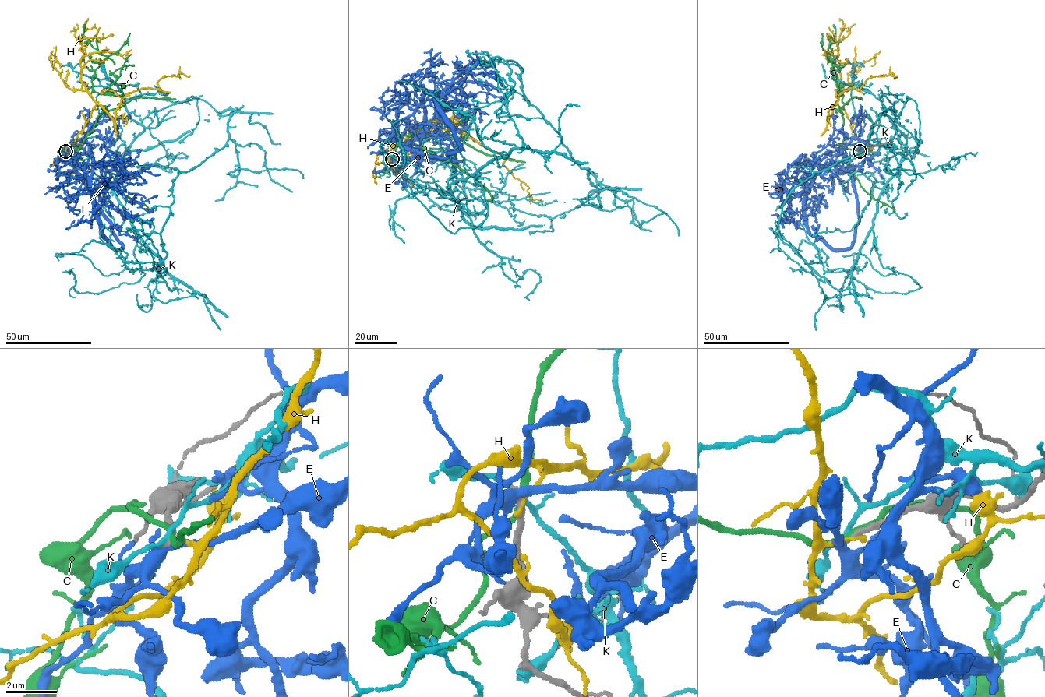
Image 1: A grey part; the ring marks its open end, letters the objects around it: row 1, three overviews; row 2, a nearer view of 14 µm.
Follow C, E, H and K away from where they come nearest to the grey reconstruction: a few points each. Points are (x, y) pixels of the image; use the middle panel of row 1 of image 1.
C: (393, 160), (396, 139), (404, 135), (462, 139), (424, 132), (443, 119), (413, 127)
E: (393, 159), (410, 161), (420, 144), (425, 92), (436, 102), (458, 86), (470, 69), (482, 68), (499, 78)
H: (393, 160), (418, 148), (439, 121), (450, 119), (459, 132), (504, 154), (507, 158), (503, 164), (541, 203)
K: (393, 160), (460, 210), (454, 181), (523, 148), (513, 61), (594, 177), (590, 204), (615, 188), (679, 235)

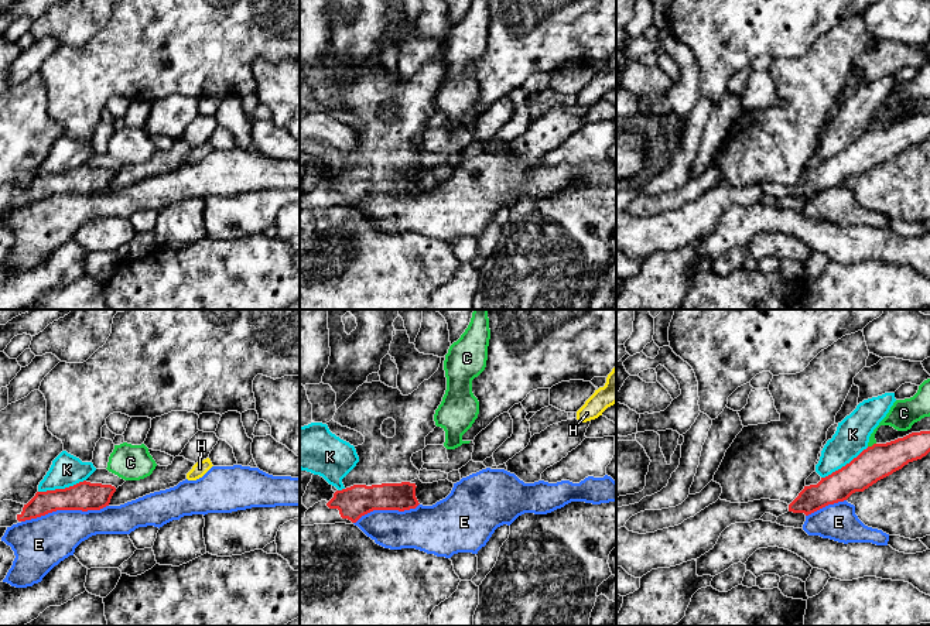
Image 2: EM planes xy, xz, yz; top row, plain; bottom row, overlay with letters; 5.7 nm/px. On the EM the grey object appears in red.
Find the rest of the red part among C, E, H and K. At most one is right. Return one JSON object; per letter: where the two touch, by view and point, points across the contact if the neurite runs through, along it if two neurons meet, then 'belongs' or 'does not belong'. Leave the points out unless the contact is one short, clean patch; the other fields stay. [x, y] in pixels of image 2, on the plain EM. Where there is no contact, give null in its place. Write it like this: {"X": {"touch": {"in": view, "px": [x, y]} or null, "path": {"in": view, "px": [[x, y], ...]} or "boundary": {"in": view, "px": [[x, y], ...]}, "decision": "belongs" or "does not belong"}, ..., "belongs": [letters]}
{"C": {"touch": {"in": "yz", "px": [872, 129]}, "decision": "does not belong"}, "E": {"touch": {"in": "xy", "px": [64, 192]}, "decision": "does not belong"}, "H": {"touch": null, "decision": "does not belong"}, "K": {"touch": {"in": "xy", "px": [61, 173]}, "decision": "does not belong"}, "belongs": []}

